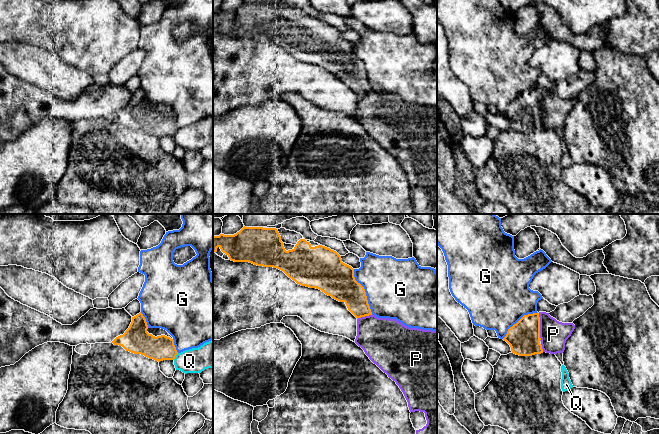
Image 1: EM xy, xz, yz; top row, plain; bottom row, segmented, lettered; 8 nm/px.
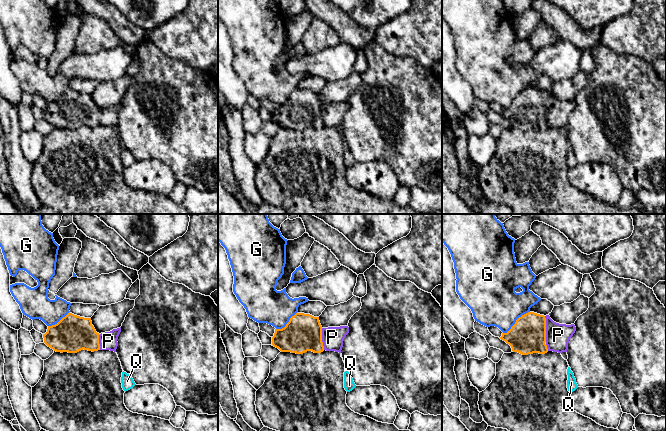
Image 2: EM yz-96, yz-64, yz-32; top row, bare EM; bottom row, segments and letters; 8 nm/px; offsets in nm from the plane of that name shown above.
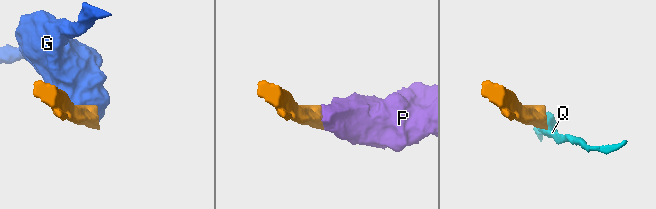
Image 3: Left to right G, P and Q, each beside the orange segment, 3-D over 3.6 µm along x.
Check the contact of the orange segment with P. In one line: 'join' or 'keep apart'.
join

